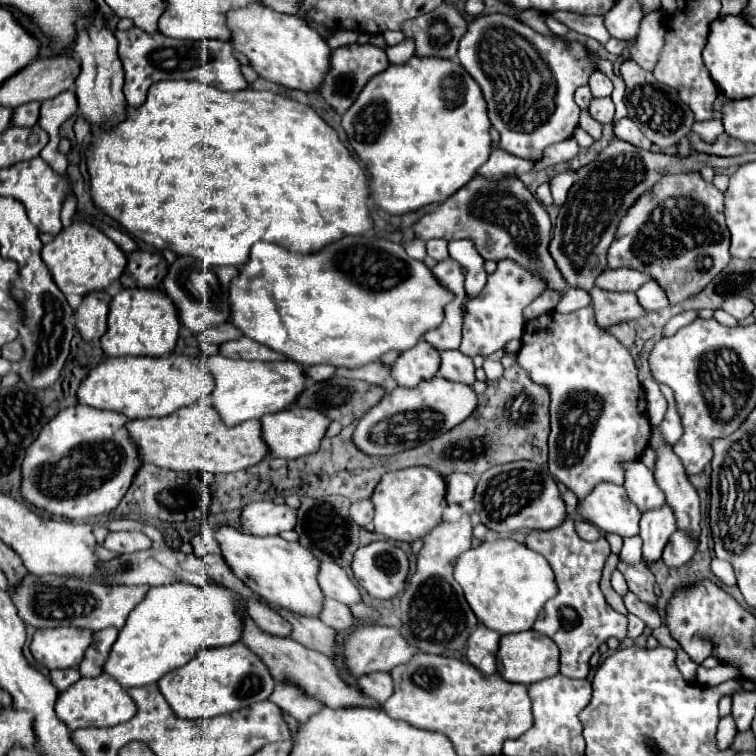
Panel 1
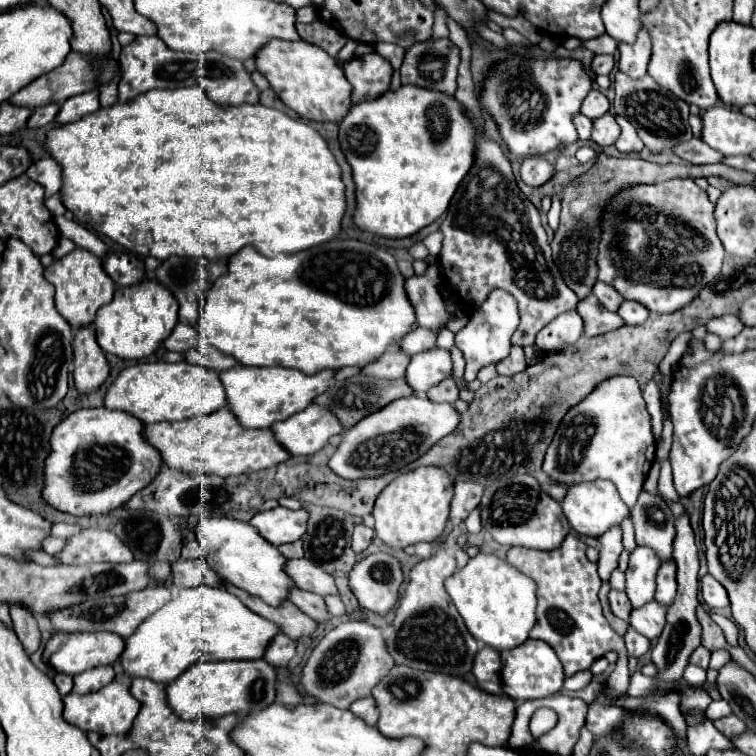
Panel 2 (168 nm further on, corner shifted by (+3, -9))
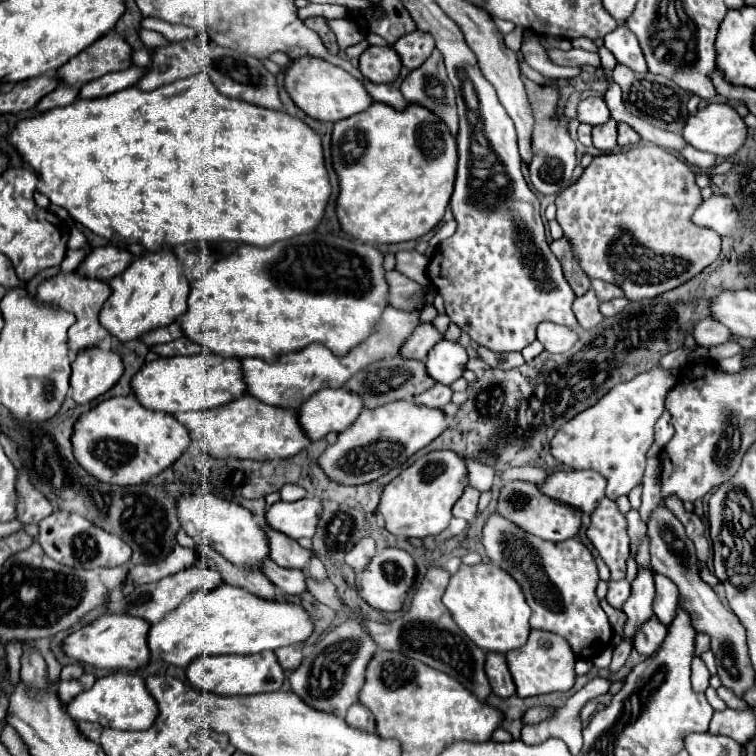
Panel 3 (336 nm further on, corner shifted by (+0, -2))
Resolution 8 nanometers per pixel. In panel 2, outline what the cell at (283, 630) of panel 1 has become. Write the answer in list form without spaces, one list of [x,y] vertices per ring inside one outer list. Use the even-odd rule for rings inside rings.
[[[276,634],[264,652],[264,660],[280,668],[286,668],[294,656],[296,656],[296,642],[286,634]]]

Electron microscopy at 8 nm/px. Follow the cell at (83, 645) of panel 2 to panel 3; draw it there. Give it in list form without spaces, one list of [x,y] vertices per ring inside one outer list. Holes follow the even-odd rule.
[[[107,613],[97,621],[75,631],[65,641],[65,653],[79,663],[89,663],[93,667],[111,669],[111,671],[137,671],[149,665],[151,649],[147,643],[151,623],[133,615],[115,615]]]

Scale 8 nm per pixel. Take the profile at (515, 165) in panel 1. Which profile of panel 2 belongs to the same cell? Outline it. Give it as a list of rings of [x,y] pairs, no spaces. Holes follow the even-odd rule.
[[[526,158],[520,166],[520,176],[528,186],[540,186],[554,174],[554,166],[546,158]]]

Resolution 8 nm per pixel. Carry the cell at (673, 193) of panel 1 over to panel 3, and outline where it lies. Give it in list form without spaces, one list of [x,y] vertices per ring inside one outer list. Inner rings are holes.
[[[647,145],[647,147],[631,147],[629,151],[615,153],[615,155],[593,157],[591,165],[583,171],[583,175],[573,185],[569,185],[567,189],[563,189],[557,195],[555,205],[557,205],[557,221],[563,227],[563,237],[569,241],[573,255],[579,259],[579,267],[587,273],[589,279],[601,279],[601,281],[619,285],[627,299],[649,299],[649,297],[661,295],[663,291],[671,291],[673,287],[679,287],[679,283],[685,283],[687,279],[699,275],[699,271],[703,271],[707,265],[711,265],[719,257],[721,237],[715,235],[715,231],[705,231],[691,223],[691,215],[693,215],[695,207],[699,207],[701,201],[703,201],[701,189],[695,183],[695,173],[691,171],[691,167],[687,163],[683,163],[675,153],[665,151],[663,147],[657,147],[657,145]]]

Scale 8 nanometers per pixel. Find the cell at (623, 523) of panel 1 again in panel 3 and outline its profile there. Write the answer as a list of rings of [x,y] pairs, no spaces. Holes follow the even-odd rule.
[[[551,471],[545,481],[539,485],[539,491],[555,501],[581,509],[583,513],[591,513],[599,499],[605,497],[605,479],[595,471]]]

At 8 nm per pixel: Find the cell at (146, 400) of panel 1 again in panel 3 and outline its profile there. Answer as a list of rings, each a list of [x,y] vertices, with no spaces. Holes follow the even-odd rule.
[[[199,353],[191,357],[159,357],[133,377],[133,393],[147,409],[177,413],[177,411],[203,411],[231,403],[245,395],[247,383],[243,381],[243,367],[239,359],[225,359],[213,353]]]

